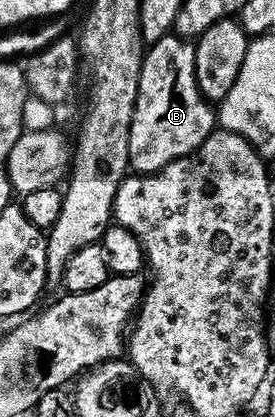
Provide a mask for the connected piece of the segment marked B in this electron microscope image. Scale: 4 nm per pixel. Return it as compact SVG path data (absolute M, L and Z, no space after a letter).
M169 32L147 47L144 62L140 66L138 96L134 116L130 124L129 167L136 172L155 172L170 164L175 158L182 158L198 149L204 139L212 133L218 118L208 99L200 94L196 83L196 47L189 39Z

